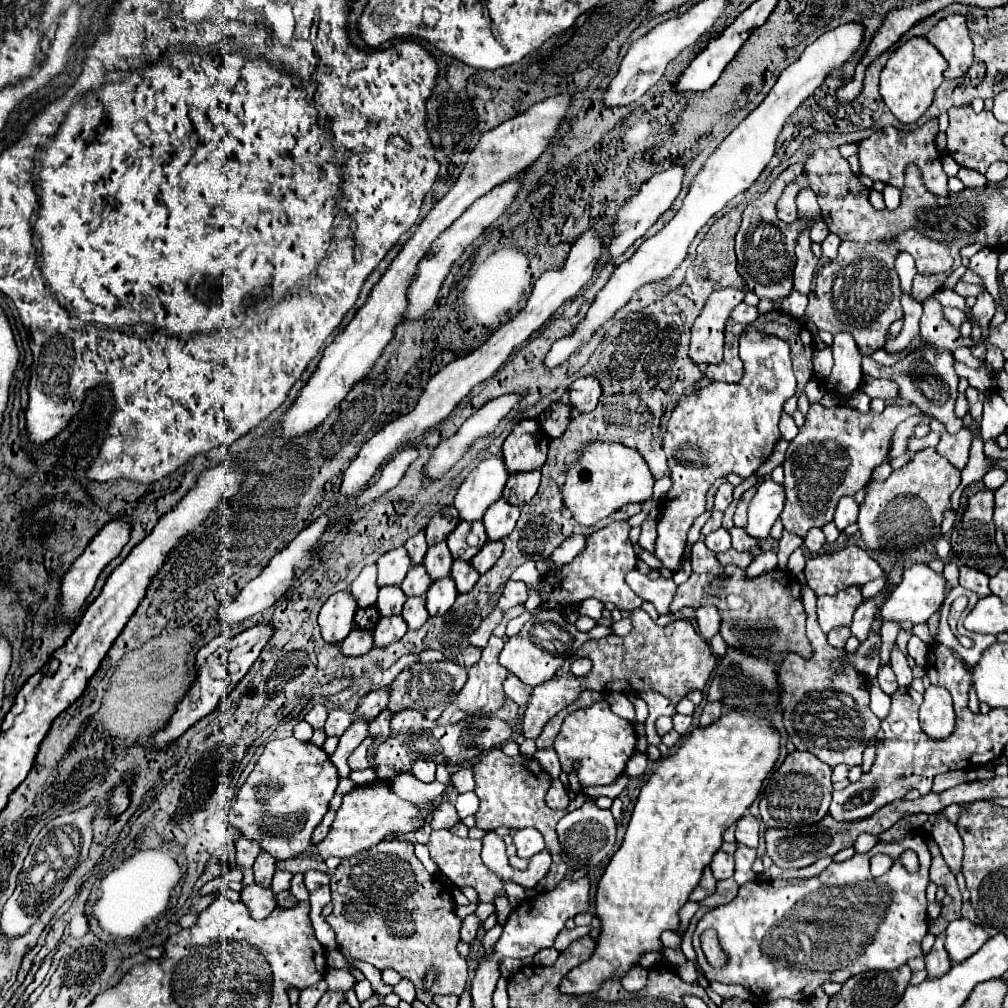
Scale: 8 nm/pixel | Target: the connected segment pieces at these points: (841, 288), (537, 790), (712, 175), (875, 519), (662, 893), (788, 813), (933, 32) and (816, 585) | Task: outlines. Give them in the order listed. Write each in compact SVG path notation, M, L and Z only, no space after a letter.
M909 229L891 242L841 242L835 260L829 260L815 280L815 288L809 294L809 306L805 316L819 328L831 334L849 332L853 334L861 354L873 354L885 346L885 334L895 320L903 318L901 308L901 286L895 272L895 258L899 252L914 255L919 274L949 272L953 256L945 242L933 240L919 230Z
M493 748L493 750L485 752L473 764L473 772L475 772L475 790L473 792L479 798L479 812L475 814L475 822L477 822L475 826L479 826L483 830L495 830L499 826L513 828L513 830L521 830L521 828L527 828L527 826L537 828L543 834L545 844L547 844L547 848L553 856L551 870L537 884L537 890L539 892L553 890L567 876L567 864L561 860L561 846L559 846L559 840L557 840L555 826L565 816L566 811L571 812L581 807L587 800L586 796L578 795L565 810L551 810L545 804L545 794L551 786L551 776L541 768L541 764L537 760L531 760L531 758L527 760L523 756L509 758L499 748Z
M855 22L841 24L835 30L829 30L823 36L819 36L813 44L809 44L805 48L805 52L799 56L797 62L789 64L781 72L781 76L779 76L777 84L771 88L769 96L707 158L707 162L703 164L699 174L691 180L689 192L687 192L681 208L673 216L673 220L659 234L645 240L629 260L625 260L623 264L619 264L615 268L613 276L609 278L607 286L597 294L593 306L587 312L587 318L579 324L579 328L571 336L565 336L551 346L551 350L545 358L547 368L559 366L579 346L583 346L621 306L625 306L629 302L629 298L633 296L635 290L639 290L643 284L665 280L685 260L691 240L707 224L707 220L713 218L731 198L735 198L739 192L747 190L759 178L759 174L769 164L771 156L775 154L775 140L777 140L785 120L797 110L797 106L803 100L807 100L815 92L815 88L825 80L825 76L831 70L841 68L855 54L861 40L863 40L863 26L861 24L855 24Z
M925 448L917 452L907 466L903 466L901 470L895 470L885 482L871 482L867 486L867 496L865 496L865 502L861 504L859 520L857 520L865 544L871 550L879 550L879 548L895 548L895 546L911 548L913 544L923 540L937 540L941 536L943 512L951 508L949 496L959 486L959 482L961 482L961 472L955 466L951 466L947 458L939 456L935 448Z
M727 712L711 726L689 732L679 750L663 758L659 768L641 788L625 840L599 880L595 906L601 920L601 936L597 940L597 948L587 962L573 968L563 978L561 992L589 994L599 990L603 980L621 978L633 964L639 964L641 954L649 950L661 952L661 932L675 930L675 926L679 926L679 908L687 902L691 888L699 884L705 866L710 864L713 854L719 850L725 828L735 824L757 800L763 780L779 758L779 740L779 730L769 720Z
M791 752L785 762L775 770L763 790L759 802L761 818L767 828L789 828L789 826L811 826L827 816L831 804L831 768L809 752Z
M949 14L939 20L927 34L927 40L943 54L947 60L947 70L943 76L947 80L963 76L973 64L973 42L961 14Z
M847 546L839 552L809 558L805 566L807 586L817 596L835 596L853 584L867 584L883 576L883 568L859 546Z

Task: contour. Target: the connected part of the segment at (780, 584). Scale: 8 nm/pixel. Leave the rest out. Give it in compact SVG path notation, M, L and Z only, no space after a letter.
M697 542L691 550L691 568L693 572L689 580L677 588L671 614L679 612L683 606L713 604L721 614L719 634L723 636L727 646L745 650L745 654L755 658L775 658L783 652L793 652L803 658L813 656L813 648L805 634L805 610L801 606L801 586L789 584L799 582L791 572L771 570L757 578L749 578L743 568L721 566L715 554L703 542Z

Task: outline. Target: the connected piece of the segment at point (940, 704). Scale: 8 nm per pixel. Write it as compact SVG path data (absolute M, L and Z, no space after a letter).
M929 686L925 690L925 700L919 710L919 722L923 732L933 740L945 740L953 734L955 728L953 700L945 688Z

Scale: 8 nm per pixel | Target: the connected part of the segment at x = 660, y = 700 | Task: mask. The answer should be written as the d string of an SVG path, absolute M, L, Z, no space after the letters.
M645 690L645 692L639 692L639 696L641 696L641 700L645 700L645 704L649 706L649 724L647 724L647 730L655 730L655 720L659 718L659 716L675 716L677 714L677 710L675 710L675 704L669 700L669 698L665 698L663 694L659 694L659 692L655 692L655 690Z

